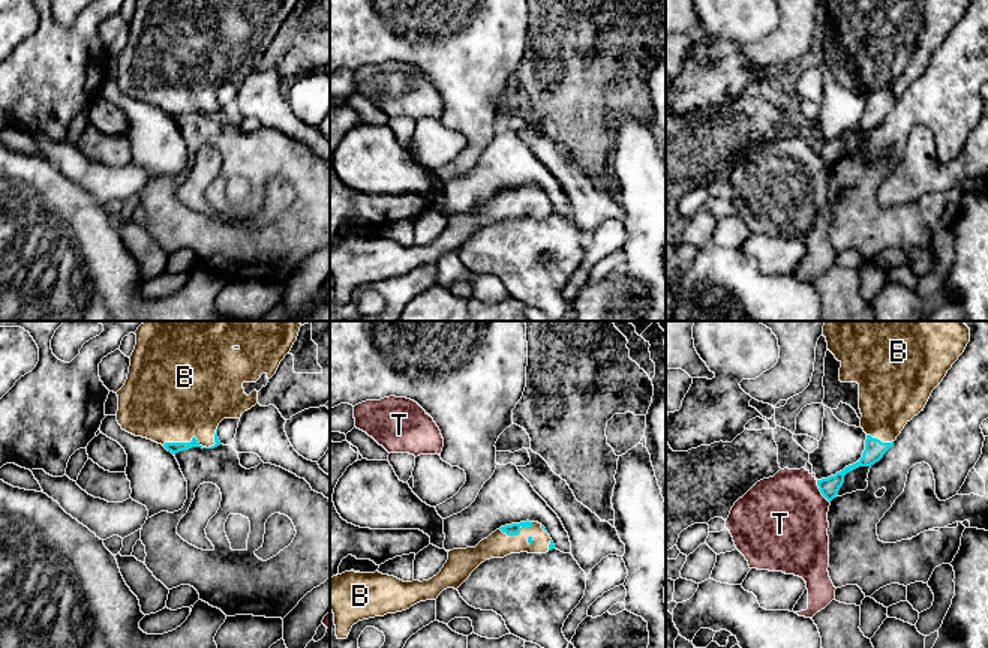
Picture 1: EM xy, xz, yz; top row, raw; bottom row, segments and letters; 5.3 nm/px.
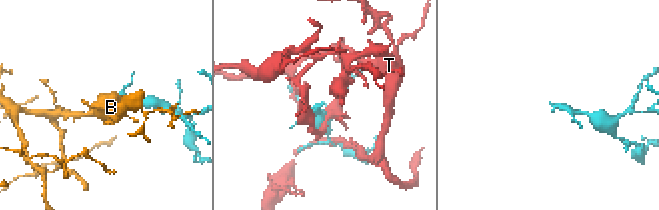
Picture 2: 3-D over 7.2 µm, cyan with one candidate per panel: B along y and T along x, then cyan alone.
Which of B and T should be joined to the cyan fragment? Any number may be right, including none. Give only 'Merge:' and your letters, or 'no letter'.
Merge: B

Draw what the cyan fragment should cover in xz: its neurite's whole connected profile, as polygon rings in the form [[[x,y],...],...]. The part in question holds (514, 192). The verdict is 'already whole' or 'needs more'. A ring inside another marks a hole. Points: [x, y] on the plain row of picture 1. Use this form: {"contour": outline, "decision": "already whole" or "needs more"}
{"contour": [[[538,186],[501,190],[475,212],[453,213],[441,236],[429,244],[403,246],[394,240],[345,236],[330,242],[330,274],[334,278],[337,303],[346,303],[358,285],[384,280],[411,270],[436,264],[447,254],[457,254],[486,224],[510,218],[546,218],[555,208]]], "decision": "needs more"}

